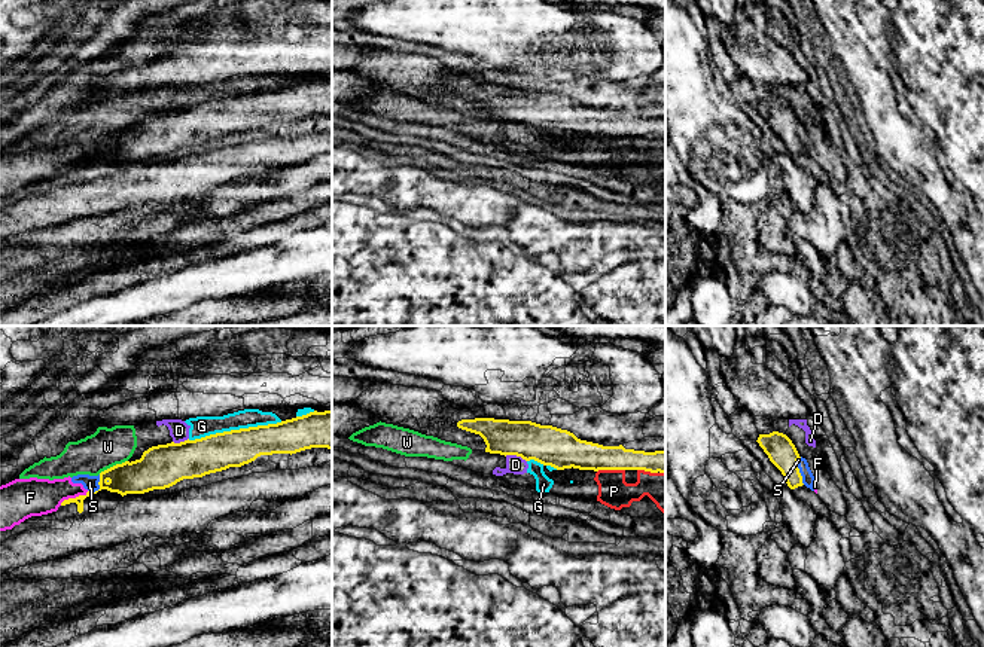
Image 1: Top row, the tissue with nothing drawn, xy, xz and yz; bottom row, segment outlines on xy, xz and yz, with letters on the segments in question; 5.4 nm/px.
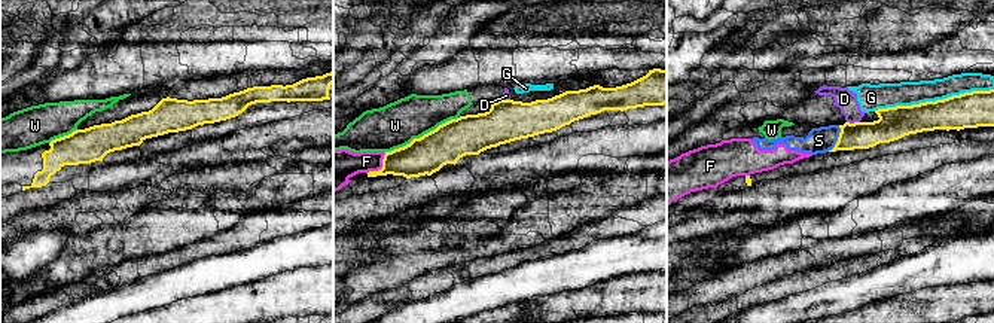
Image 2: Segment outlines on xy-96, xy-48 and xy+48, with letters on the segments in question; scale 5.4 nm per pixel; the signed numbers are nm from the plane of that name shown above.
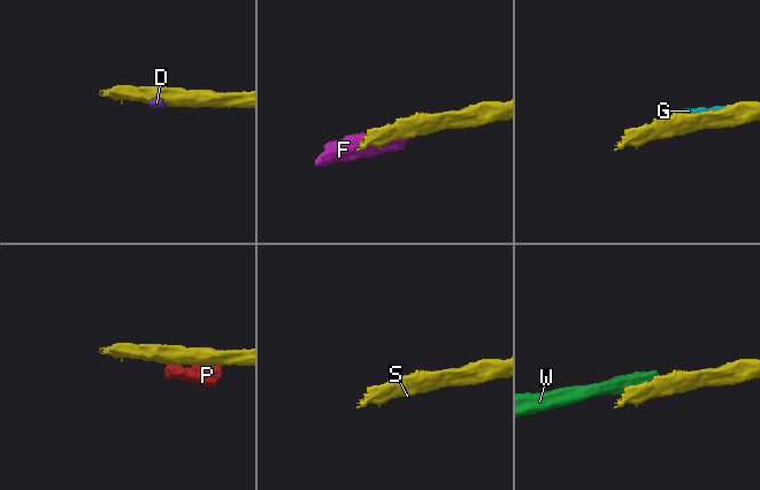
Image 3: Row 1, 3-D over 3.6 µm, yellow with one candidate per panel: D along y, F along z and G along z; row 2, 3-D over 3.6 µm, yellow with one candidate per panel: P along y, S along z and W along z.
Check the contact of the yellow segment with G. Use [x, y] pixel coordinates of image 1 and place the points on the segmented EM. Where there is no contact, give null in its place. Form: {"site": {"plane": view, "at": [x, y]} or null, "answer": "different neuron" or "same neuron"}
{"site": {"plane": "xy", "at": [234, 430]}, "answer": "different neuron"}

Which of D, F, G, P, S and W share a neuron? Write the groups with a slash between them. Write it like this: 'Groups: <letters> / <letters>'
Groups: D F P S / G W

